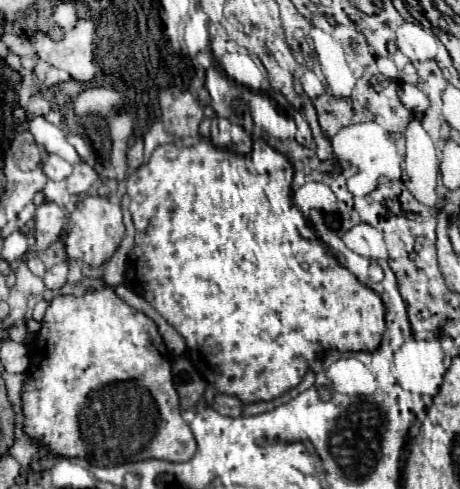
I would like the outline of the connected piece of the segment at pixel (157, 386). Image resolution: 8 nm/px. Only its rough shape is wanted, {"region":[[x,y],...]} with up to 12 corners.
{"region":[[112,286],[56,296],[24,432],[52,456],[186,462],[156,324]]}

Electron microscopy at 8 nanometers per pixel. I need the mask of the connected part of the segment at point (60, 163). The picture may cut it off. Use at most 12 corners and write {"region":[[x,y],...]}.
{"region":[[46,156],[42,170],[50,180],[66,180],[72,164]]}

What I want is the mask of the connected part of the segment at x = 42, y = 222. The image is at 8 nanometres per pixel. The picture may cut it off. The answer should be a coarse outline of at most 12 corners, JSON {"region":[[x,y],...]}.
{"region":[[54,202],[36,208],[32,252],[50,248],[64,226]]}

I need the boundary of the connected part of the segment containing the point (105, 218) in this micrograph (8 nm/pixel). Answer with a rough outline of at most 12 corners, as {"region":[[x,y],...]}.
{"region":[[84,196],[70,214],[66,254],[104,264],[124,238],[122,212]]}

